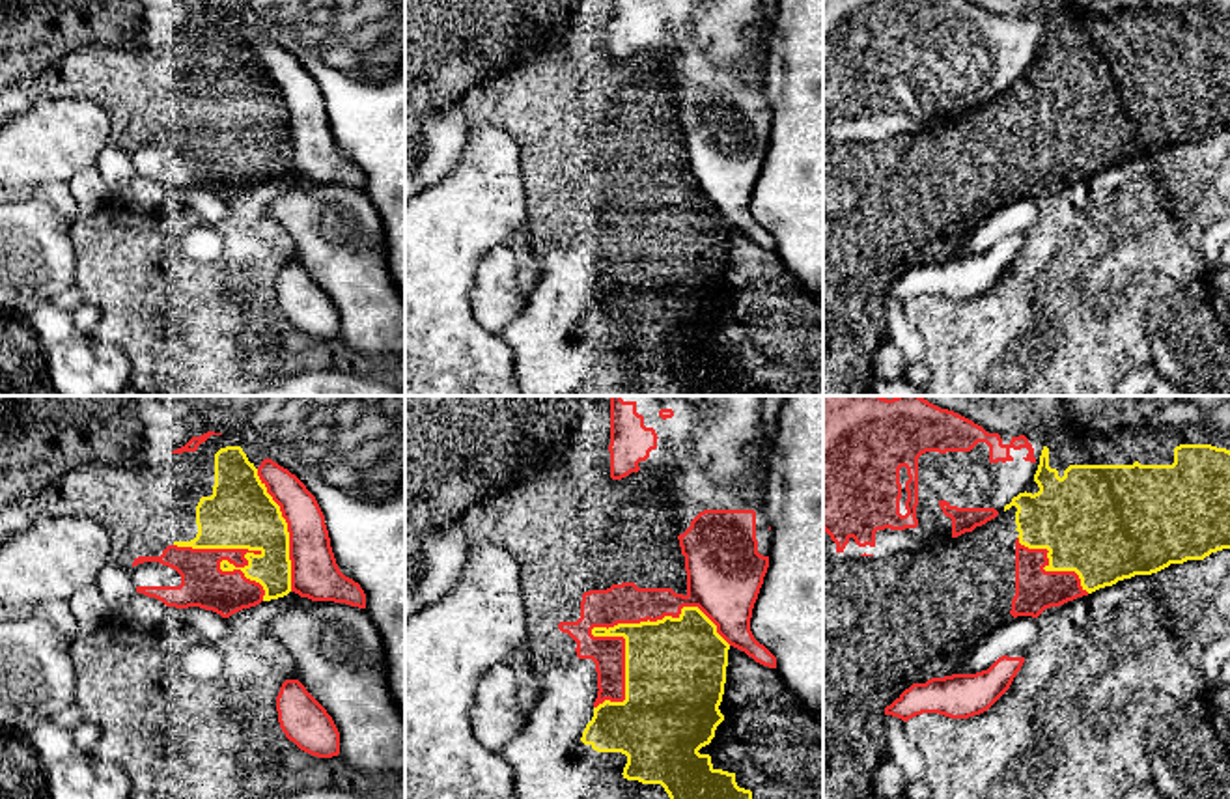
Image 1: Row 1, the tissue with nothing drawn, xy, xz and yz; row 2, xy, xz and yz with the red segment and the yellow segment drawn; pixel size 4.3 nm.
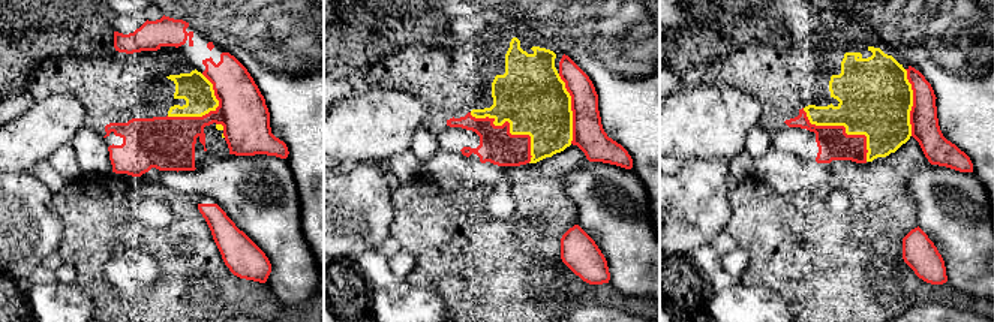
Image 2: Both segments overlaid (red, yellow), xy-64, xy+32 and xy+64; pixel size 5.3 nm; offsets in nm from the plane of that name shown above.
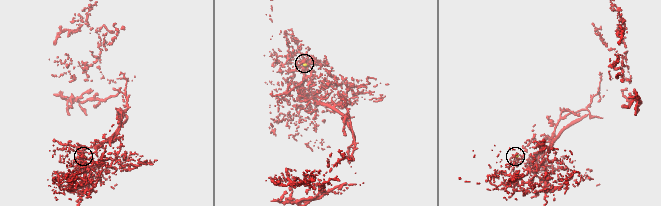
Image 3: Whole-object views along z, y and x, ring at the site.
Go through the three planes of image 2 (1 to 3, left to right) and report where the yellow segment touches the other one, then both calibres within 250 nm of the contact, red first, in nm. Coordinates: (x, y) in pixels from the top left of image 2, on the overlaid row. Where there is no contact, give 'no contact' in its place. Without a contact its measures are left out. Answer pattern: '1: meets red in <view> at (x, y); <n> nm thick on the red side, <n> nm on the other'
1: meets red in xy-64 at (203, 116); 280 nm thick on the red side, 170 nm on the other
2: meets red in xy+32 at (508, 129); 190 nm thick on the red side, 380 nm on the other
3: meets red in xy+64 at (844, 128); 180 nm thick on the red side, 400 nm on the other

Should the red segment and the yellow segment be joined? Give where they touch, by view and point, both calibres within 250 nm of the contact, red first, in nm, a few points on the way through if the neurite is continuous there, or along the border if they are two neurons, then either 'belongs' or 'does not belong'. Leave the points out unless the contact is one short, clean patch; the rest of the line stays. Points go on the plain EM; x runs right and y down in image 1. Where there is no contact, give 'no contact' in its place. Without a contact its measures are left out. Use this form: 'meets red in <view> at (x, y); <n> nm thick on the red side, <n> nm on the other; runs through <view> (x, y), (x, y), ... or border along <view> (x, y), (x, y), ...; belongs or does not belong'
meets red in xz at (601, 208); 180 nm thick on the red side, 260 nm on the other; does not belong

